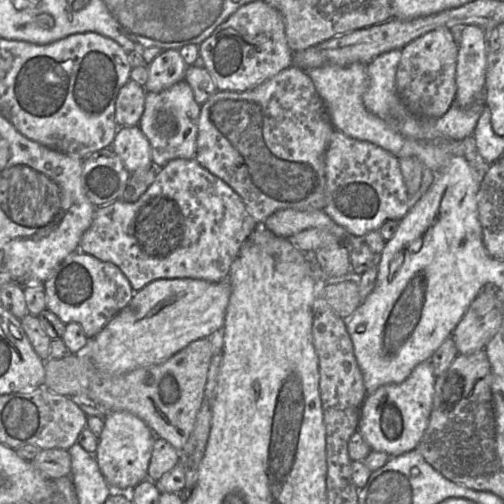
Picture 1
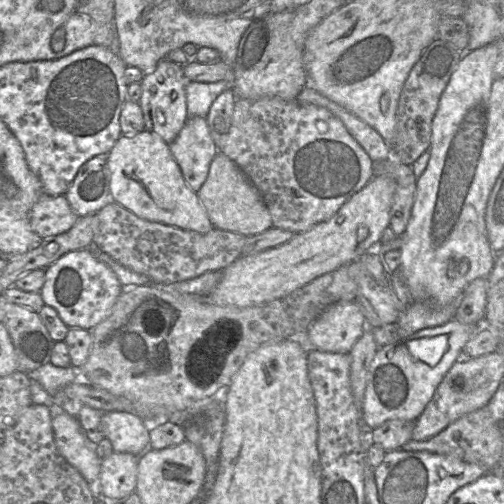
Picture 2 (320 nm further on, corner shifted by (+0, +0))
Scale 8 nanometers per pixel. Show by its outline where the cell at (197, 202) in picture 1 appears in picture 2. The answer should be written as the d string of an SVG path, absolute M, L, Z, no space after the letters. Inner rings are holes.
M44 193L32 207L30 224L41 238L50 238L71 229L78 218L64 195Z

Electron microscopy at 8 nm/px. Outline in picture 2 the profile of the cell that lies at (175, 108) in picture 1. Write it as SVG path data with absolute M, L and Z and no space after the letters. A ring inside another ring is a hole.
M189 118L173 142L171 154L178 163L185 182L196 193L208 177L218 149L210 134L207 119Z

